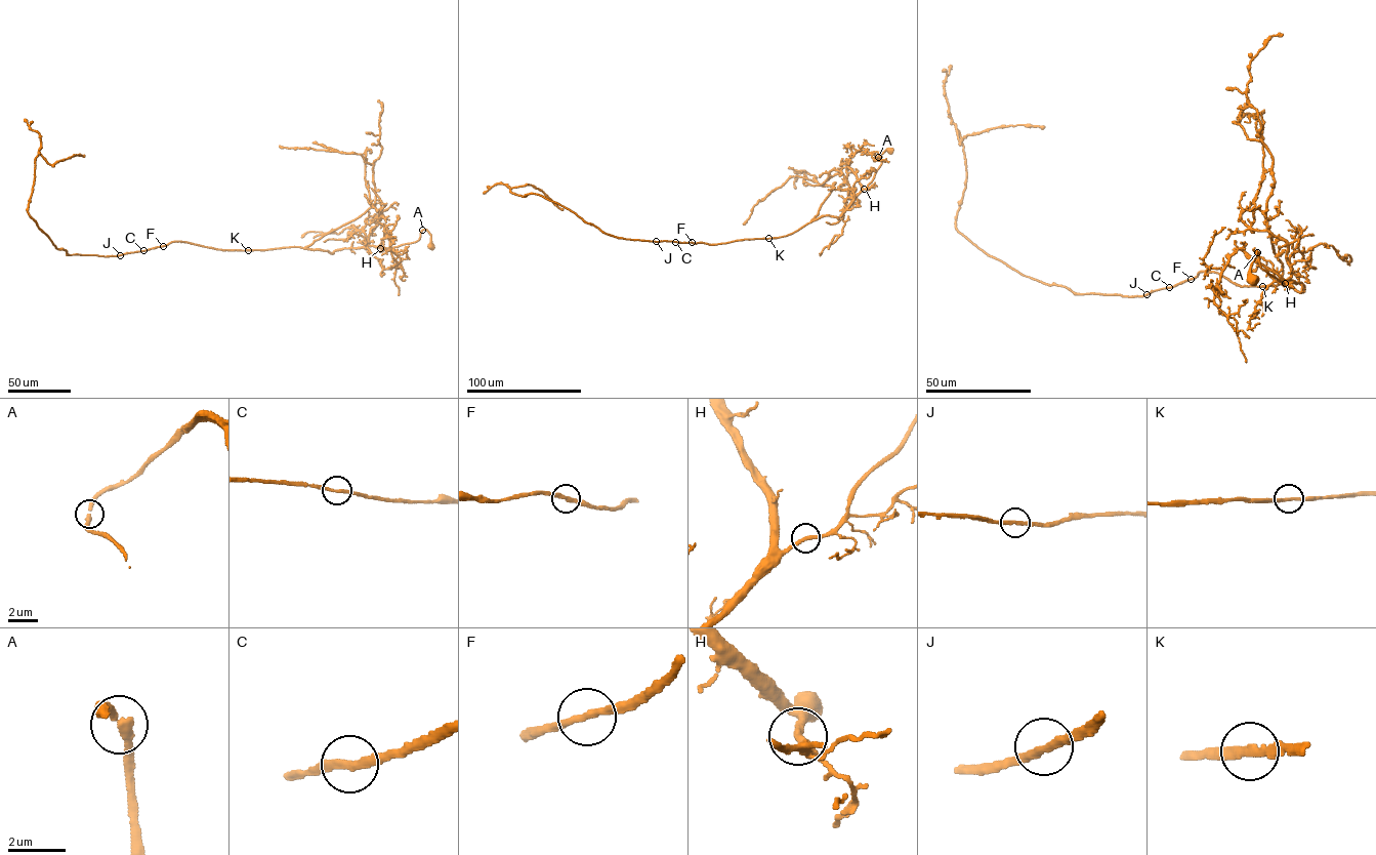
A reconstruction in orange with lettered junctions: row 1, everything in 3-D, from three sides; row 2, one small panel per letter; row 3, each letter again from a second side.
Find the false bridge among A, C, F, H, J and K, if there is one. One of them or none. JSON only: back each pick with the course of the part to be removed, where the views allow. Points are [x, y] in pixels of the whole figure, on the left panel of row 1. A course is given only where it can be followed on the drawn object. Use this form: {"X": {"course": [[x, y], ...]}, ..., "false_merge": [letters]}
{"false_merge": []}

